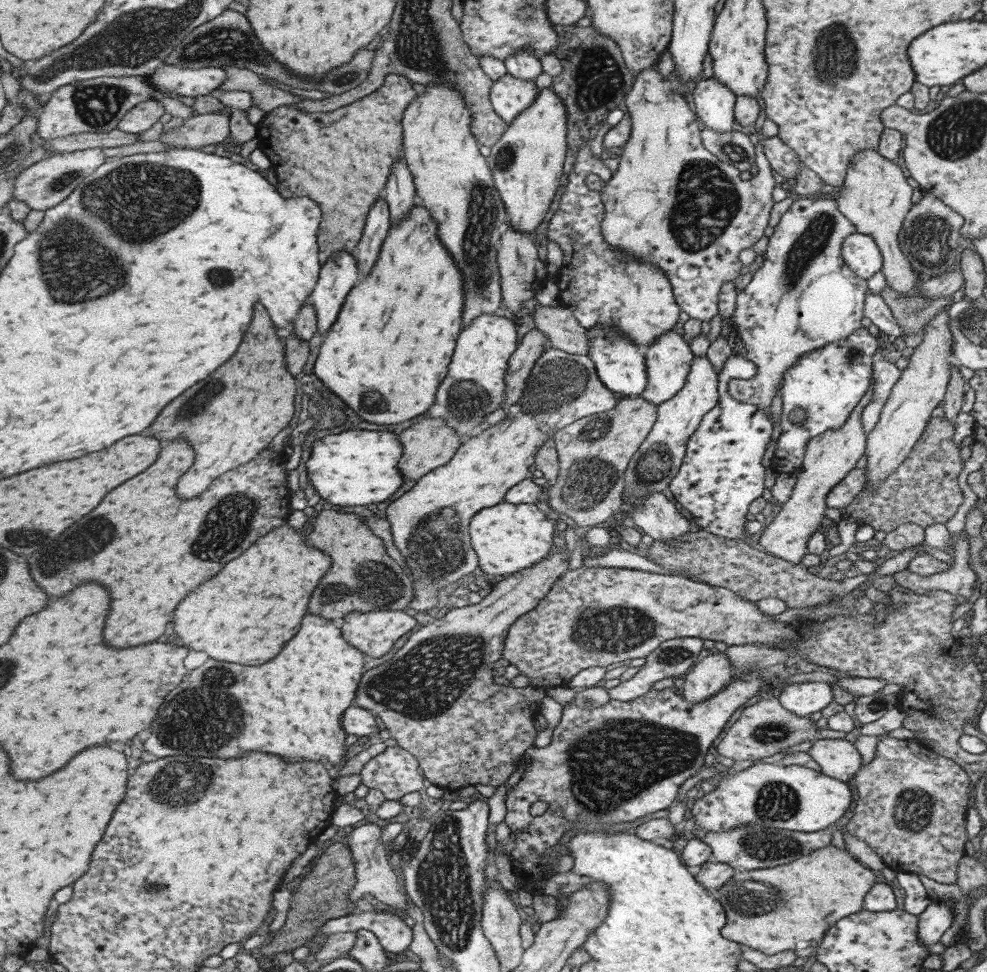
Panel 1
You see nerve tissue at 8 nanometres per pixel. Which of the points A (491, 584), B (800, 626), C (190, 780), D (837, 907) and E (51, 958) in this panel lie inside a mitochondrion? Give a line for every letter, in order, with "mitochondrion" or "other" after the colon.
A: other
B: other
C: mitochondrion
D: other
E: other

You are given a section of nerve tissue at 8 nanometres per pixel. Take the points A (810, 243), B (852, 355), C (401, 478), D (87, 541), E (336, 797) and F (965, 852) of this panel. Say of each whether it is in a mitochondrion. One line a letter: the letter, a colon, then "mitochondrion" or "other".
A: mitochondrion
B: mitochondrion
C: other
D: mitochondrion
E: other
F: other

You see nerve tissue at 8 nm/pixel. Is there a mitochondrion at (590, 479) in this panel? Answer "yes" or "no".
yes

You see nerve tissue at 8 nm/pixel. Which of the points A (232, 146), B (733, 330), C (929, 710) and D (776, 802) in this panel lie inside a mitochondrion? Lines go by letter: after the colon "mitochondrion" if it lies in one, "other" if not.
A: other
B: other
C: other
D: mitochondrion

